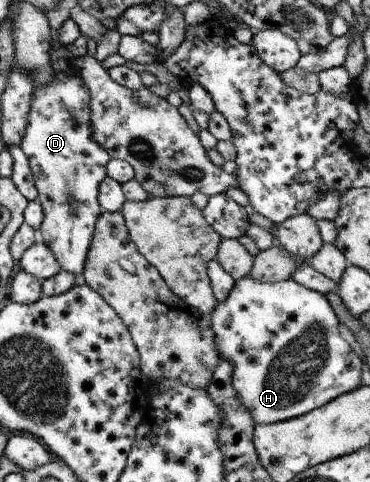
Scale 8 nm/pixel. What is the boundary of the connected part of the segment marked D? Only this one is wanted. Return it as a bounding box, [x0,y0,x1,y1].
[20,70,111,282]

